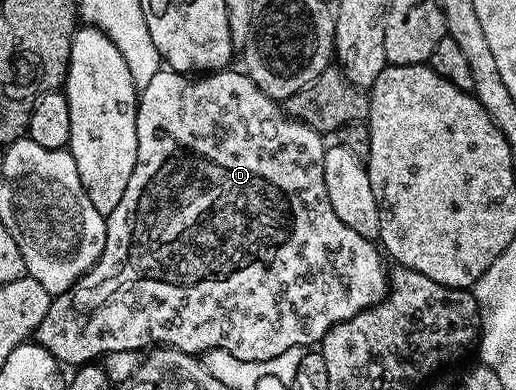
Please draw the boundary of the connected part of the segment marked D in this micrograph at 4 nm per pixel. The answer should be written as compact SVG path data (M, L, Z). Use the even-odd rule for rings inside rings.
M163 68L156 72L156 76L152 76L152 80L148 80L146 86L141 87L138 95L138 111L136 112L136 144L138 145L136 148L136 168L132 168L132 176L128 180L128 188L124 188L124 196L120 196L120 204L116 204L116 208L112 208L108 212L104 250L100 252L100 256L94 266L87 271L83 278L78 279L63 294L57 295L51 301L48 308L48 316L44 316L44 320L40 320L36 331L38 345L42 349L47 350L50 356L63 367L70 366L69 368L77 368L83 364L93 363L99 356L104 356L108 352L120 352L121 350L141 351L143 349L142 346L147 345L146 347L149 347L151 344L172 346L175 350L182 350L185 354L195 356L201 355L208 350L221 348L232 352L232 356L236 356L240 360L252 360L253 362L266 364L270 358L276 357L278 353L284 352L285 349L294 350L295 348L300 348L298 346L310 348L315 344L321 343L322 337L330 331L331 326L335 322L343 322L386 297L388 266L382 263L382 258L384 259L383 251L371 239L360 236L360 232L356 232L356 228L348 228L348 224L344 224L344 220L340 220L340 216L336 216L336 212L332 208L332 200L328 200L328 188L324 184L324 156L326 155L327 143L324 141L323 135L319 134L317 130L312 129L308 124L301 122L298 118L291 117L275 99L269 98L241 69L234 69L223 68L207 73L205 76L191 76L186 72Z

